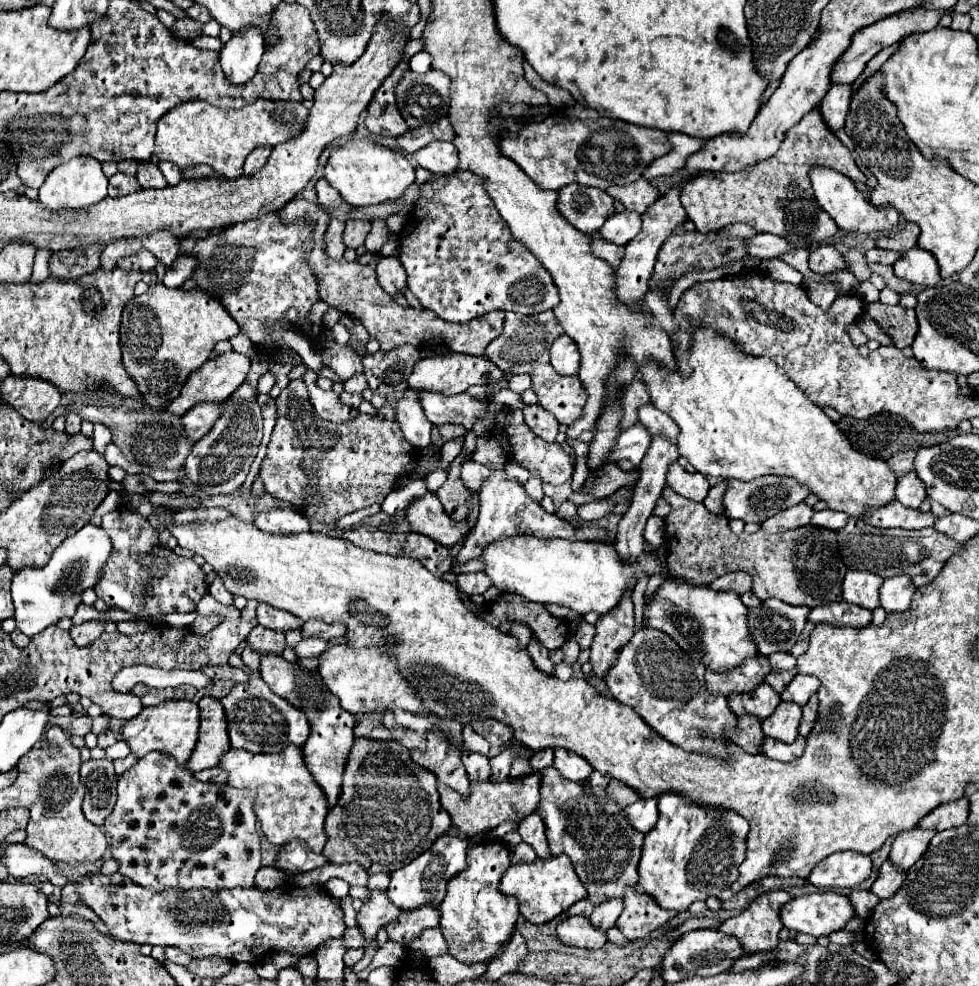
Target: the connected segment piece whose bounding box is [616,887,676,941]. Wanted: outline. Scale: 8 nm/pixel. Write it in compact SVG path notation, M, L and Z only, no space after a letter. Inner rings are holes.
M632 887L624 889L622 901L624 901L624 911L618 917L616 927L628 941L644 939L646 935L650 935L654 929L662 927L676 915L674 911L660 909L652 897L640 895Z

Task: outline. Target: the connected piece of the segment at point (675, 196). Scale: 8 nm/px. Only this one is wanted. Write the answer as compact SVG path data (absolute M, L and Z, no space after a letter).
M682 183L670 187L658 201L654 201L644 213L642 213L642 231L626 245L626 255L616 269L616 295L622 303L634 305L644 297L648 291L648 279L652 275L652 269L656 265L656 255L664 243L664 239L678 227L686 223L686 213L680 203L680 193L682 193Z

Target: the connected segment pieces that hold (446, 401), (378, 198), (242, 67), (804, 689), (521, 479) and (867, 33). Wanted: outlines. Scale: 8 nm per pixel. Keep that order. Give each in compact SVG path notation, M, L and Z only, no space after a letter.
M420 391L422 407L432 425L436 423L452 423L462 425L468 431L474 427L476 419L486 415L486 399L474 399L468 393L460 393L456 397L442 397L440 393Z
M350 139L346 145L334 149L324 167L324 177L342 195L342 199L354 207L400 199L416 179L414 167L404 153L382 147L372 139Z
M258 29L232 35L220 51L220 65L232 85L244 85L256 75L258 63L264 53L264 37Z
M796 675L792 679L792 683L784 689L782 693L782 701L794 701L798 703L800 707L808 703L810 695L814 695L820 687L820 681L816 677L810 677L810 675Z
M512 459L507 460L505 471L508 479L515 480L522 486L525 485L530 477L528 470L516 464Z
M916 9L916 11L908 11L908 13L898 13L898 15L892 15L892 17L886 17L886 19L880 19L876 25L868 25L864 29L860 29L860 33L856 33L852 37L852 45L848 45L848 49L844 51L844 57L838 57L836 59L836 65L832 67L832 73L830 73L830 83L832 85L838 85L838 83L852 83L866 67L866 63L878 53L882 51L884 47L890 47L898 41L902 41L906 35L910 33L920 33L920 31L928 31L928 29L934 29L940 21L940 15L944 11L924 11L924 9Z

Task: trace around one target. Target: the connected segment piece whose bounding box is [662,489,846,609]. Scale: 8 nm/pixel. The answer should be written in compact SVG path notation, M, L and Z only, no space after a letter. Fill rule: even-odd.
M664 489L662 497L672 505L670 515L664 519L668 545L666 563L672 575L684 577L688 583L710 585L722 577L722 573L744 571L752 575L752 589L760 601L776 597L788 605L806 605L810 609L842 599L846 565L838 553L834 531L804 525L776 535L774 541L770 541L764 531L734 535L722 513L710 513L702 503L678 497L670 489Z

